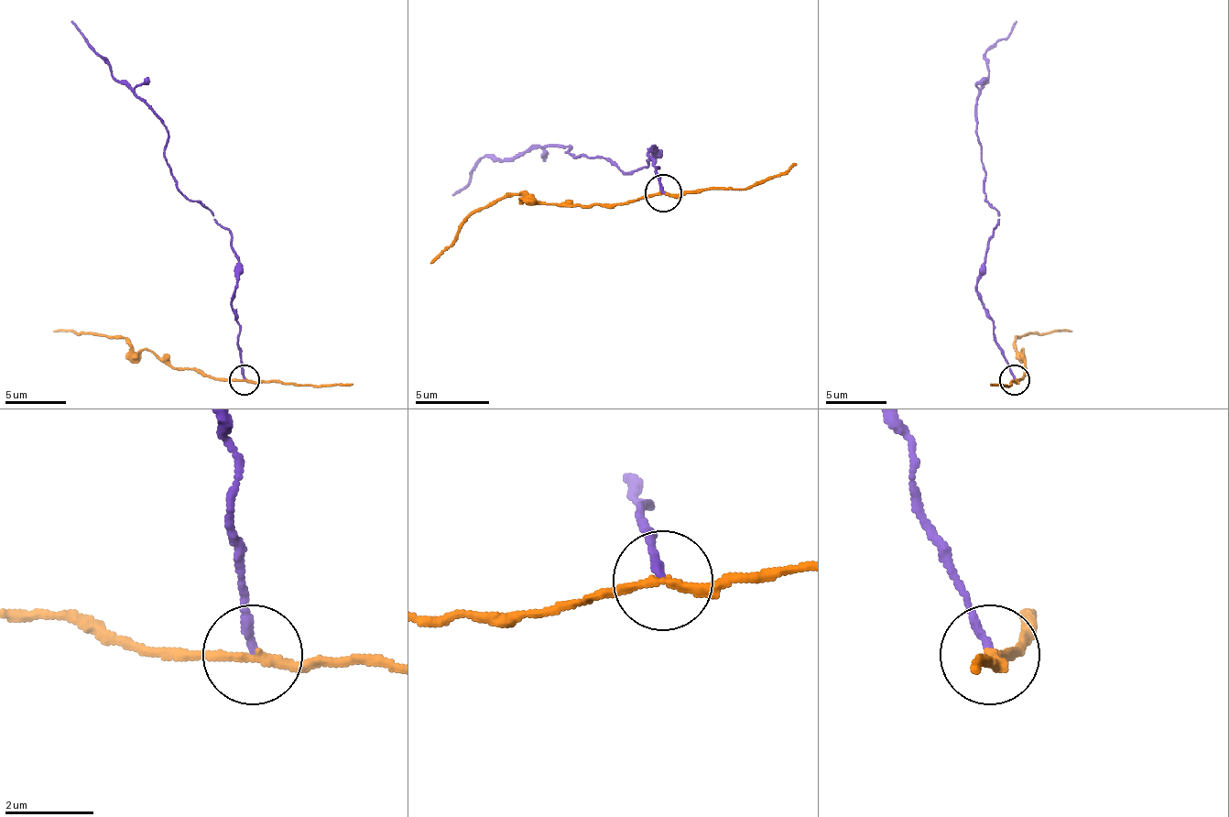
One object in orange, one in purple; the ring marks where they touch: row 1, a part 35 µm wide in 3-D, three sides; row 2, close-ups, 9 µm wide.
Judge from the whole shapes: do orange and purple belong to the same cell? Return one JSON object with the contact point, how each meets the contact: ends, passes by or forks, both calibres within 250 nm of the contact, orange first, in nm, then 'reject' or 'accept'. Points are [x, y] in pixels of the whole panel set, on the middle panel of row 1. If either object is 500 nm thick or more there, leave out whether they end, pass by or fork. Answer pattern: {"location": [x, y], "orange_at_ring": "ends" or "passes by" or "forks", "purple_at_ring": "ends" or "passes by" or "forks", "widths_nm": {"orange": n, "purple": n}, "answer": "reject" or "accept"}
{"location": [663, 192], "orange_at_ring": "passes by", "purple_at_ring": "ends", "widths_nm": {"orange": 190, "purple": 170}, "answer": "reject"}

